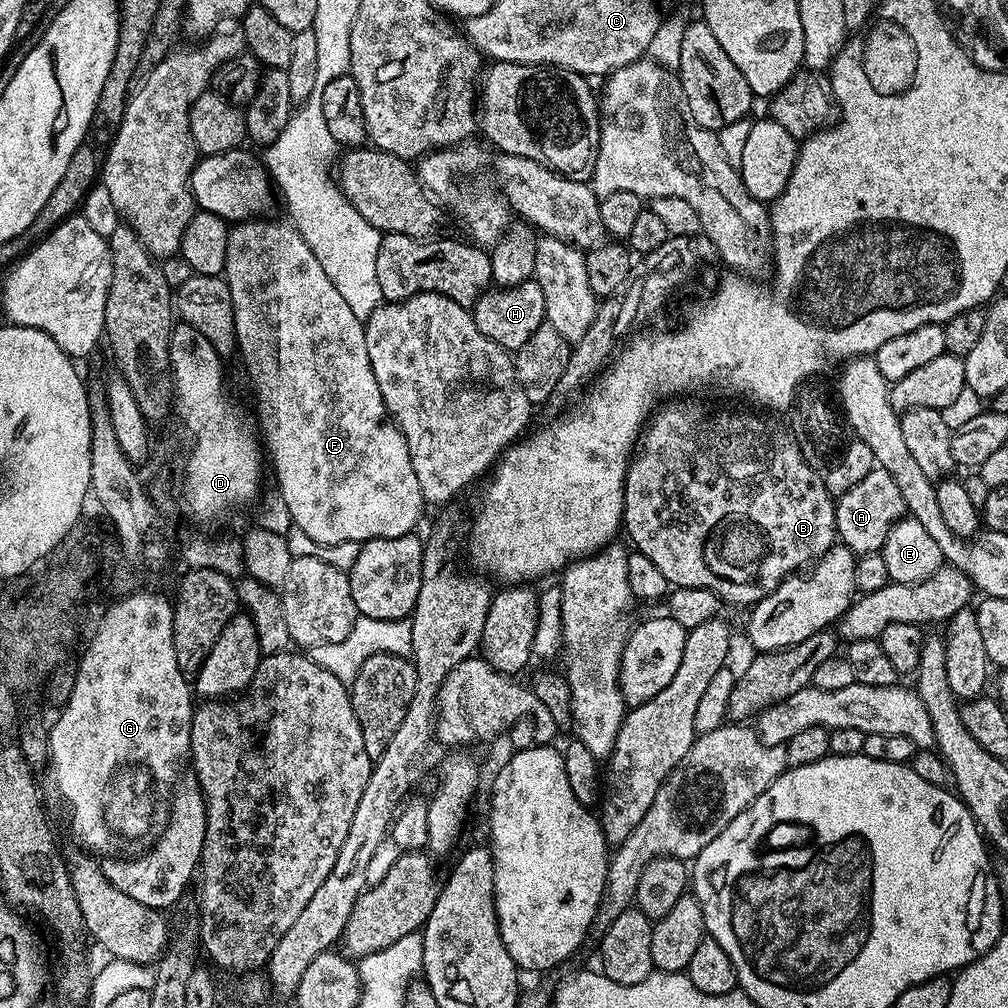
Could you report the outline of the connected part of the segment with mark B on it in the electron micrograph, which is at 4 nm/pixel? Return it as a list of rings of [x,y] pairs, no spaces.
[[[684,398],[679,402],[668,402],[657,407],[654,414],[649,416],[648,423],[644,425],[638,447],[628,461],[628,473],[624,479],[622,528],[625,533],[628,531],[628,536],[632,539],[631,547],[637,552],[646,554],[646,558],[650,558],[650,562],[654,562],[654,566],[662,570],[662,575],[668,579],[669,585],[677,588],[686,586],[704,588],[707,592],[713,592],[720,597],[725,605],[751,606],[769,596],[789,576],[807,569],[823,556],[826,549],[837,543],[834,497],[826,490],[823,475],[809,465],[806,458],[802,456],[795,431],[791,427],[788,429],[782,421],[775,420],[772,417],[775,415],[759,416],[758,413],[747,412],[744,408],[715,408],[704,400],[692,399],[696,398]]]

